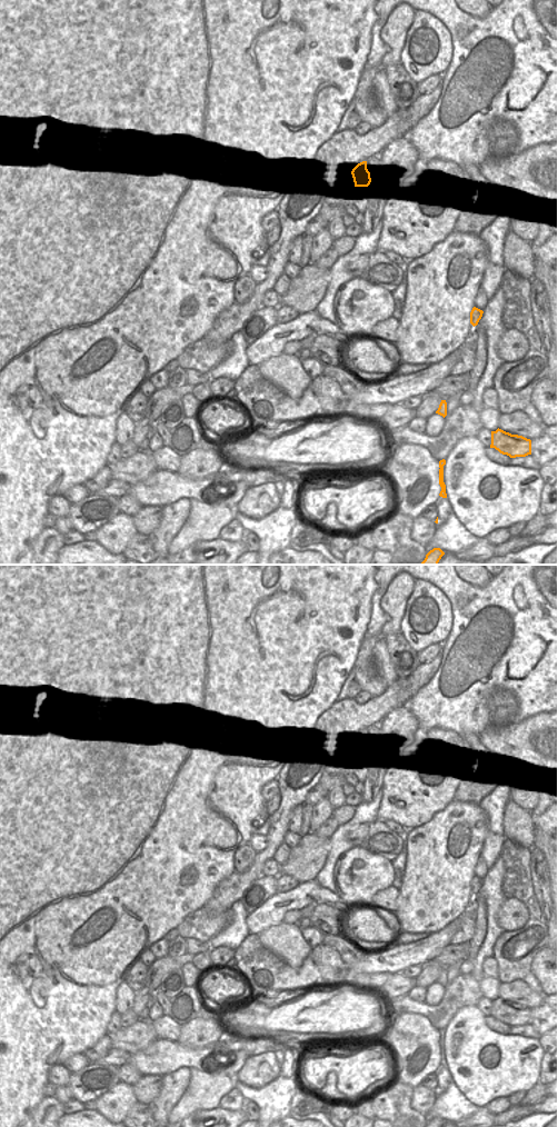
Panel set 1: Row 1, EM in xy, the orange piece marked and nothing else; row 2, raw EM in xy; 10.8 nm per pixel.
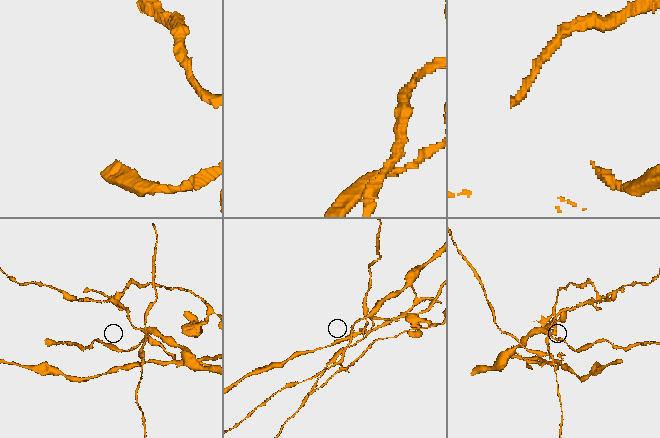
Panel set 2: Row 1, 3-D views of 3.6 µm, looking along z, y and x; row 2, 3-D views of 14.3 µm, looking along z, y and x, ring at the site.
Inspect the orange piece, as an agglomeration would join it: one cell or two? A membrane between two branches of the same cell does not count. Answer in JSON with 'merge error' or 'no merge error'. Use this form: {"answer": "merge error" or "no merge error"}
{"answer": "merge error"}

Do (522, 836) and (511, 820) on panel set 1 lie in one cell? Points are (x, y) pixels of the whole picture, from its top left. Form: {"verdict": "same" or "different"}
{"verdict": "same"}

